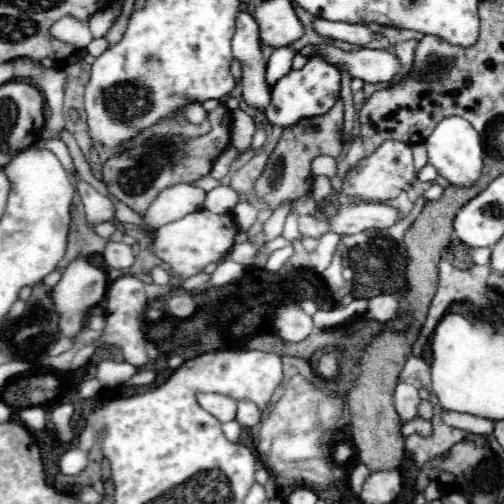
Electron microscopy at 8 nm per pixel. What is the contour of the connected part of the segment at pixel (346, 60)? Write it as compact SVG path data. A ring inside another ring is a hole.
M320 43L312 55L296 53L292 59L292 69L302 69L310 57L322 57L324 61L336 65L338 69L346 69L352 77L360 77L366 83L388 83L400 67L398 57L384 49L364 47L358 51L342 51L334 45Z

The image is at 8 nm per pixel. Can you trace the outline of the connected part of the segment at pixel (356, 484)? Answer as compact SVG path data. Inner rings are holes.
M358 461L350 471L350 487L352 487L352 491L362 491L362 483L366 481L368 475L370 475L370 469L362 461Z

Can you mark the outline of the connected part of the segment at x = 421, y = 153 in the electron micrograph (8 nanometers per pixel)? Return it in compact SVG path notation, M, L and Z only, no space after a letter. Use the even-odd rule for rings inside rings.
M416 143L416 145L412 145L412 149L414 149L414 167L416 167L416 171L420 171L428 163L426 147L424 147L424 143Z

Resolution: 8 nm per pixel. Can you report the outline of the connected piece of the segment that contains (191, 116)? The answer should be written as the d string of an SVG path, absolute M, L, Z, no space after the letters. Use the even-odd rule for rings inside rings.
M192 101L192 103L184 105L184 115L186 115L188 121L192 121L192 123L200 123L200 121L206 117L206 111L204 111L202 103Z

